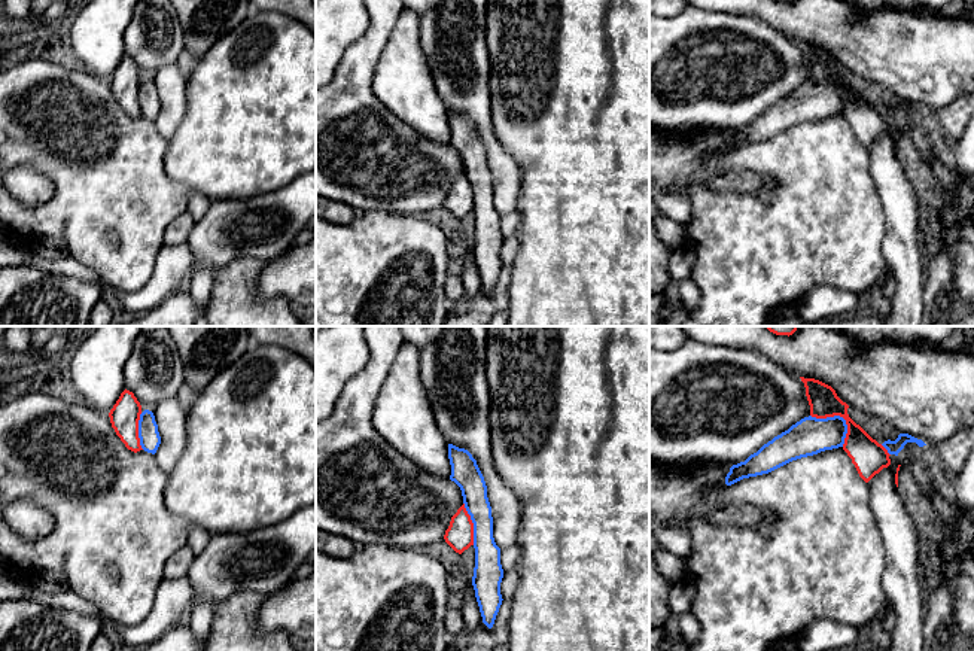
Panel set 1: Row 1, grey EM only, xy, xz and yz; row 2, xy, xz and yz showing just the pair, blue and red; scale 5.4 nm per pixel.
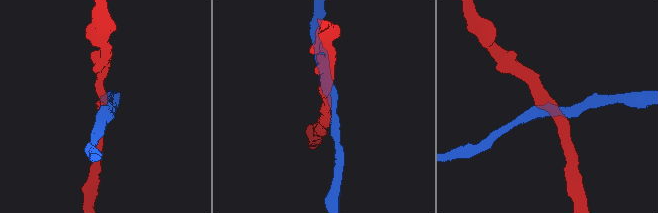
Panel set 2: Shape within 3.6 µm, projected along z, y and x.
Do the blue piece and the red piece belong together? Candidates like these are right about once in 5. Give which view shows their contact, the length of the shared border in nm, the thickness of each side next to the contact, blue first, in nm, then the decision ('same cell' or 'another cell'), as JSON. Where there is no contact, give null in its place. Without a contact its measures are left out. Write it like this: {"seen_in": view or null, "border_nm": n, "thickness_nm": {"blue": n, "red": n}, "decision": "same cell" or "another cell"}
{"seen_in": "yz", "border_nm": 260, "thickness_nm": {"blue": 200, "red": 170}, "decision": "another cell"}

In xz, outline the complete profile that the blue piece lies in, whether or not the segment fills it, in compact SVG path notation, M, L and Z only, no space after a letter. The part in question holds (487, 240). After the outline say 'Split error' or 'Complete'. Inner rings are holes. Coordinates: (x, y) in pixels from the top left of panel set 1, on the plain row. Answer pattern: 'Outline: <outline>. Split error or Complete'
Outline: M448 110L448 125L451 131L450 146L460 153L465 174L474 189L475 234L472 252L483 289L491 295L503 267L500 261L503 235L500 215L493 204L487 152L477 127L468 116Z. Complete

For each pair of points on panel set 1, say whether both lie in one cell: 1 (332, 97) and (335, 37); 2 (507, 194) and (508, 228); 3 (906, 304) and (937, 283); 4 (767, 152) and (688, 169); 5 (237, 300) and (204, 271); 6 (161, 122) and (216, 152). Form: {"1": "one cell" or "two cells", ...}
{"1": "two cells", "2": "two cells", "3": "two cells", "4": "two cells", "5": "two cells", "6": "two cells"}

